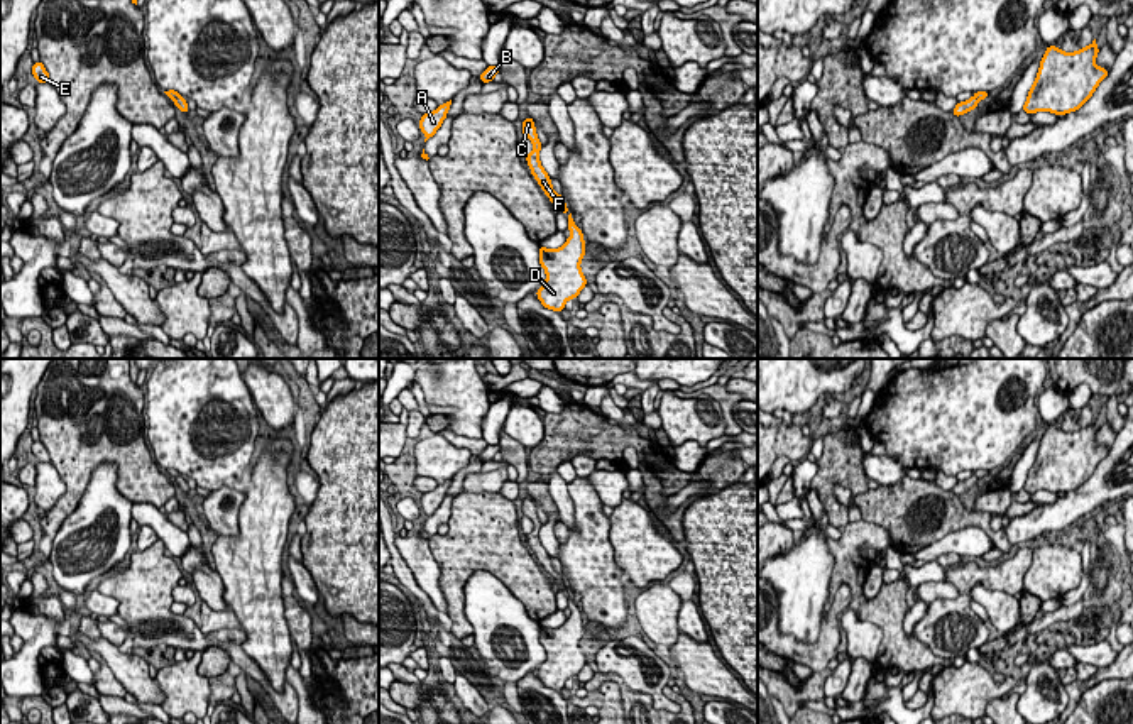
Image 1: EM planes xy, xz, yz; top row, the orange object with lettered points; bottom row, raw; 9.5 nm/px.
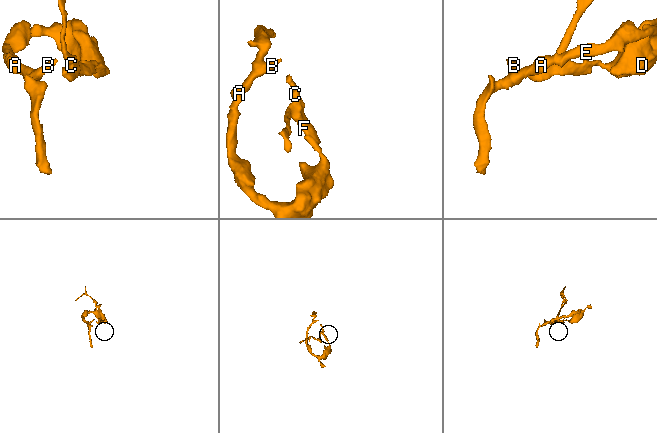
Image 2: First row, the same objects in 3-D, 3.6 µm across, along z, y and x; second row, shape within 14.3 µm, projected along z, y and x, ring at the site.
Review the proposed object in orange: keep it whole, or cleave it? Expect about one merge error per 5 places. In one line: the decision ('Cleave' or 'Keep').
Cleave

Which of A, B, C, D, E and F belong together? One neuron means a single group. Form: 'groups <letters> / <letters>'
groups A B D E / C F

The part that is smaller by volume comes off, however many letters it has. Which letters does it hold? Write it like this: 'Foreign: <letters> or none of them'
Foreign: C, F

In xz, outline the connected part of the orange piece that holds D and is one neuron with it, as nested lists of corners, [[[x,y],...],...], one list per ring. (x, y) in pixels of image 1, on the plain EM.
[[[553,577],[550,580],[558,590],[568,594],[570,616],[560,628],[539,624],[539,643],[546,651],[546,660],[536,670],[536,675],[545,687],[561,692],[565,682],[577,677],[587,665],[587,658],[580,648],[587,624],[566,584]]]

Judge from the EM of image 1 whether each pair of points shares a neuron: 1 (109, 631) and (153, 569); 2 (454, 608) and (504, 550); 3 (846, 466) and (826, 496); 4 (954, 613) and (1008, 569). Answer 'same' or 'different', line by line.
1: different
2: same
3: same
4: same

